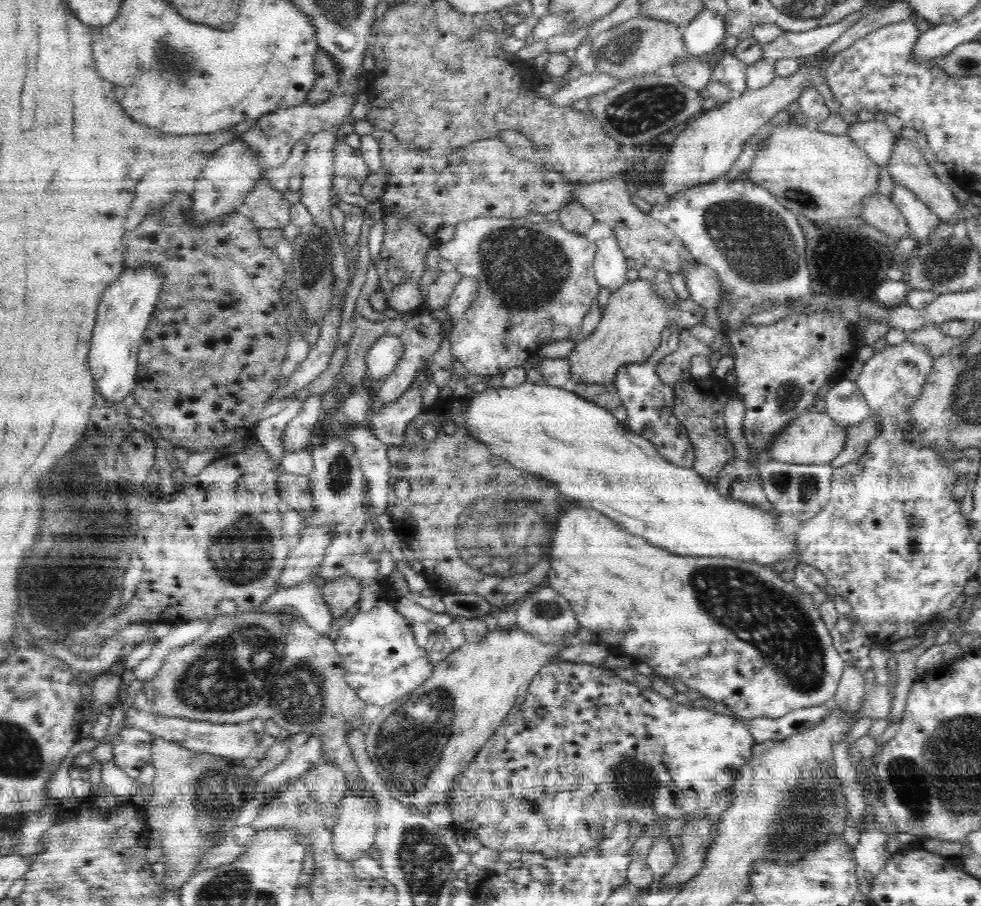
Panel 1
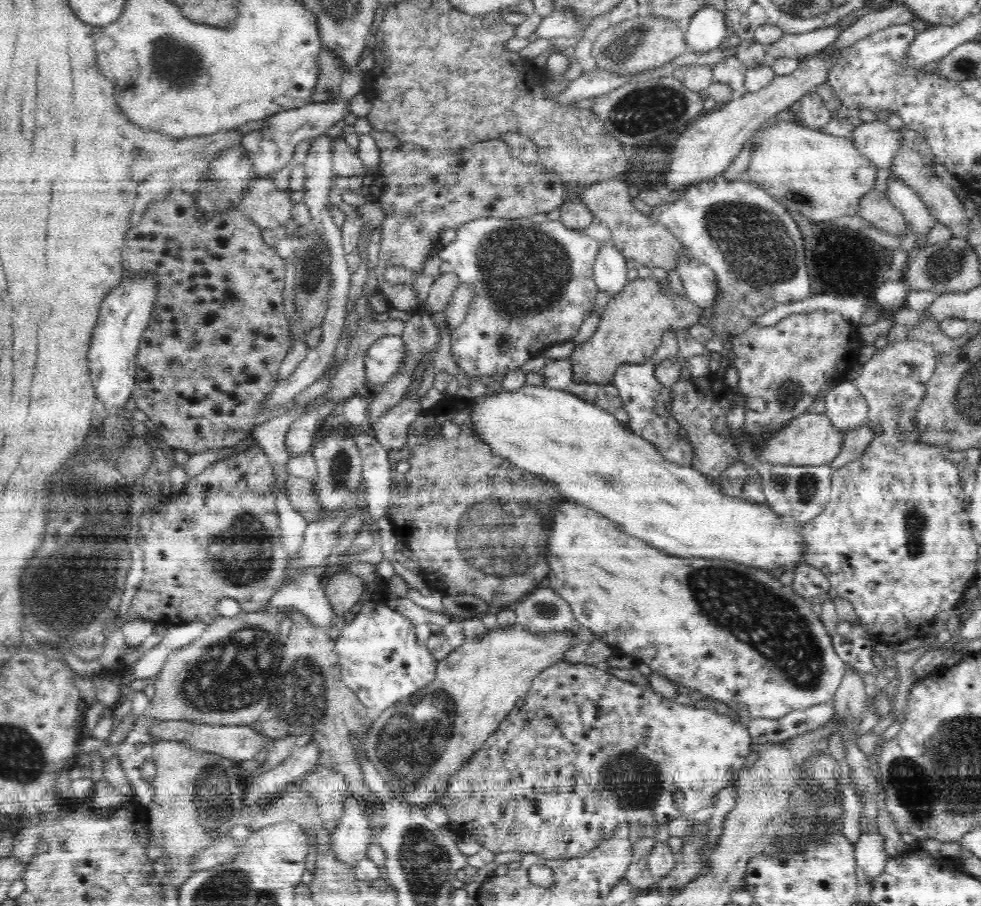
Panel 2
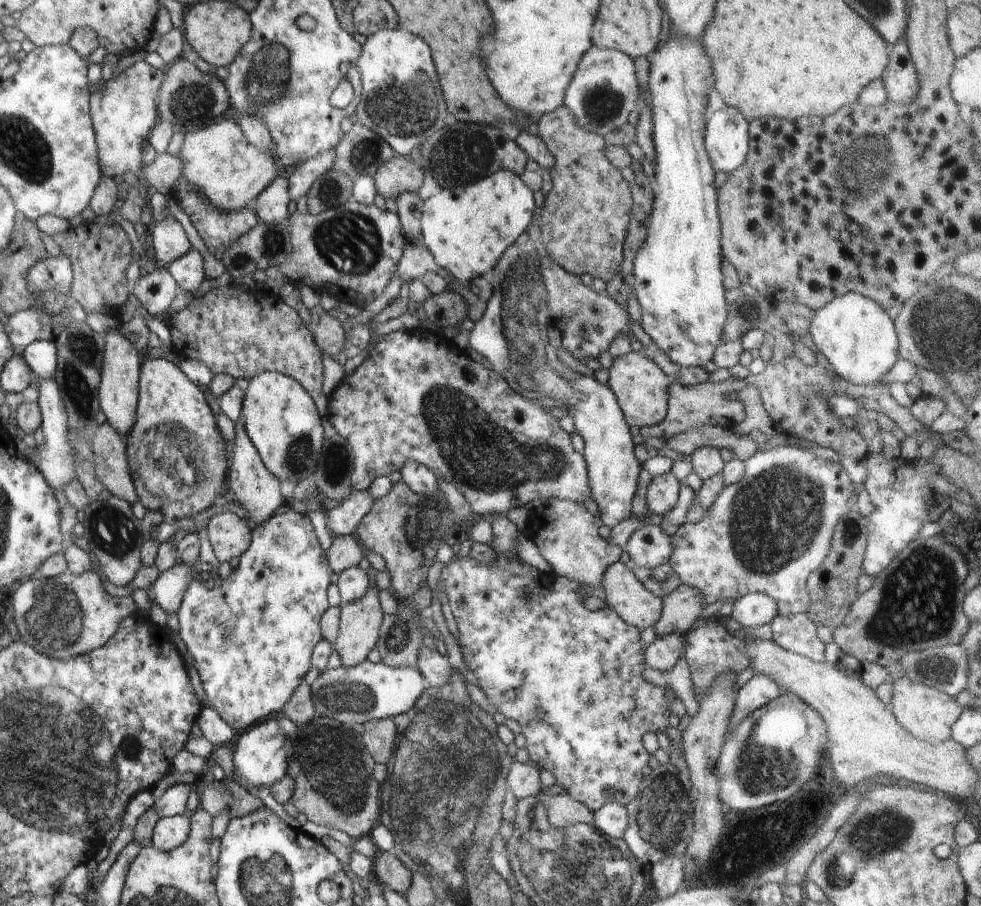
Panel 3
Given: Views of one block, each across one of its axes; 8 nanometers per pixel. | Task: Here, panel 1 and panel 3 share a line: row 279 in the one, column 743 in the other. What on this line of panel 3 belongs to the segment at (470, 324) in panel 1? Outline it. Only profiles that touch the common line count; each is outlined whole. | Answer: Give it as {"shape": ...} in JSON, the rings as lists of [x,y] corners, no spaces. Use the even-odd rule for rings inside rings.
{"shape":[[[791,444],[764,448],[764,450],[760,449],[754,456],[744,461],[744,467],[745,471],[742,478],[737,483],[725,485],[716,497],[714,504],[704,514],[702,520],[694,524],[686,522],[676,530],[676,534],[671,538],[674,550],[672,550],[672,556],[670,556],[668,563],[672,570],[678,574],[682,584],[698,588],[702,592],[706,605],[714,604],[714,602],[733,602],[742,598],[742,596],[746,596],[746,594],[762,593],[770,596],[772,600],[776,600],[778,615],[807,614],[808,610],[810,610],[810,592],[806,588],[808,577],[811,572],[814,572],[824,562],[824,558],[828,556],[836,524],[838,524],[839,520],[842,520],[843,516],[852,511],[852,507],[858,501],[857,493],[852,490],[852,486],[855,484],[850,480],[848,473],[840,462],[818,458],[811,451],[792,446]]]}

